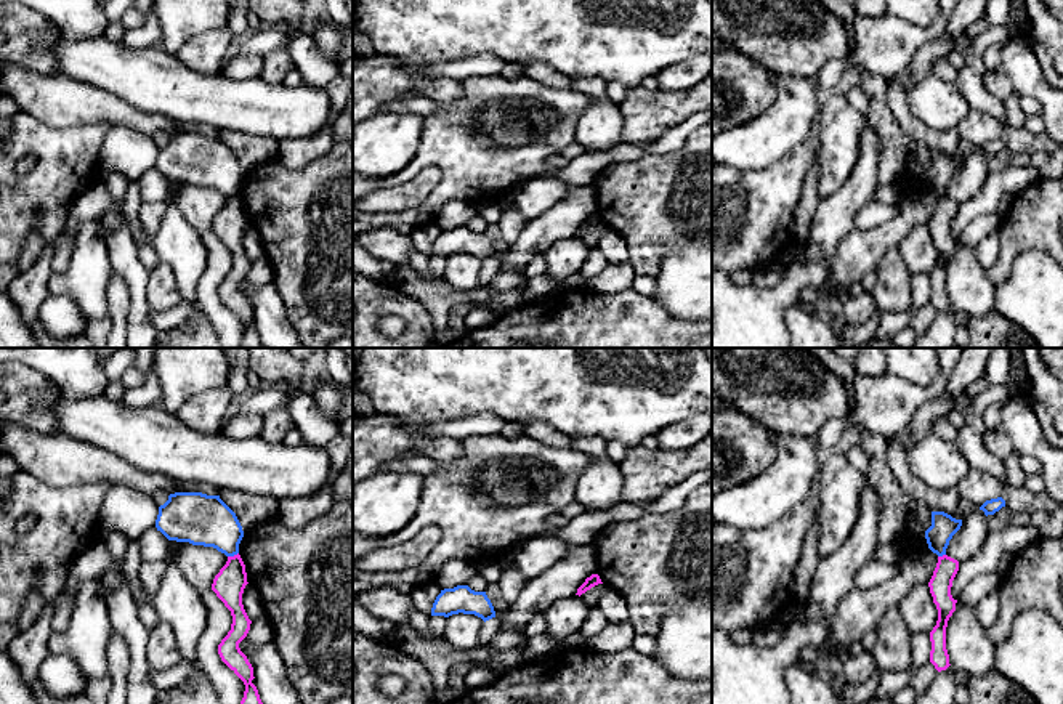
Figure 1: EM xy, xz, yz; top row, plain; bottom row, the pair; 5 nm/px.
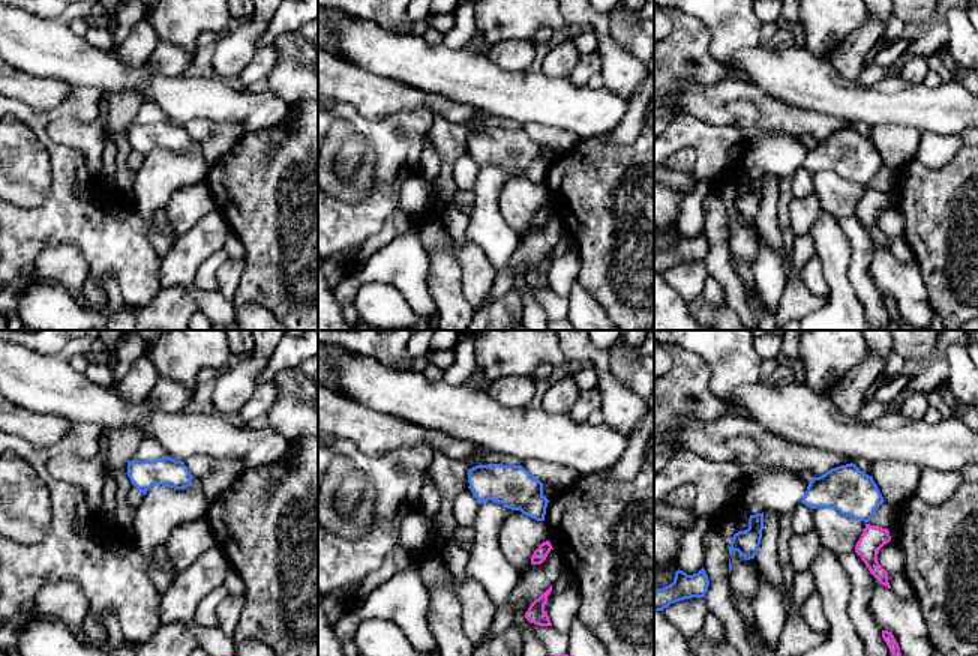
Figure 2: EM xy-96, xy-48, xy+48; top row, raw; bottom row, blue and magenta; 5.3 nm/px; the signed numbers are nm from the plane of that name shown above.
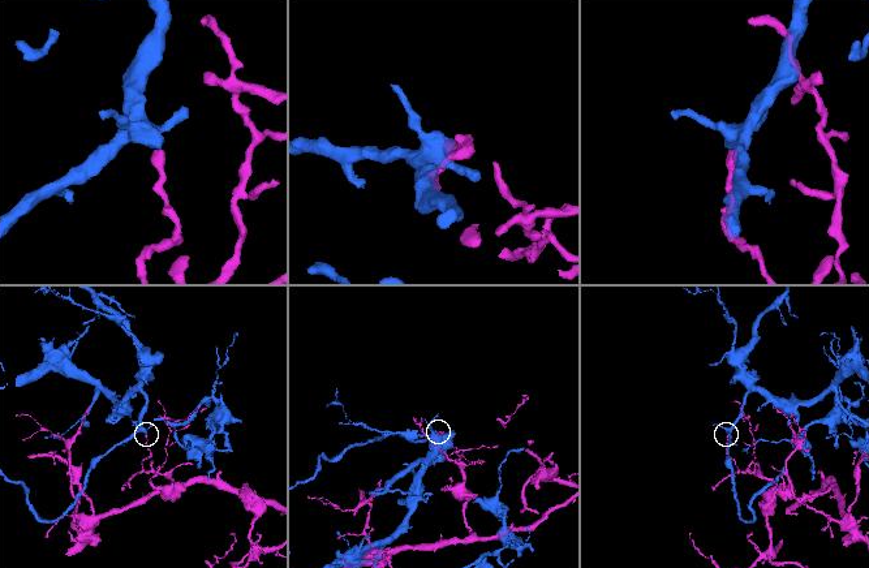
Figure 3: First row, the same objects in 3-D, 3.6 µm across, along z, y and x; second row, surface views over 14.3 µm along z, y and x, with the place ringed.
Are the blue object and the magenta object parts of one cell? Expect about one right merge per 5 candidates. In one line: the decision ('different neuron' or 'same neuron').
different neuron

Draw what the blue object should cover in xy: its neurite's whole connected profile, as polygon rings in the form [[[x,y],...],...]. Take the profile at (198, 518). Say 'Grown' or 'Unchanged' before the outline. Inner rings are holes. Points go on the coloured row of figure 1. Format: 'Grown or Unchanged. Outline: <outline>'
Unchanged. Outline: [[[175,492],[159,507],[156,528],[168,540],[213,547],[226,556],[239,553],[244,537],[236,513],[220,499],[202,492]]]

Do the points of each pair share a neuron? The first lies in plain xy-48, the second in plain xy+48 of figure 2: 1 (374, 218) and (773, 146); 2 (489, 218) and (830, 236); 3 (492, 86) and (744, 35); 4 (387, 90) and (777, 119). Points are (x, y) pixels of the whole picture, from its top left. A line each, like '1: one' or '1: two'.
1: two
2: one
3: two
4: one

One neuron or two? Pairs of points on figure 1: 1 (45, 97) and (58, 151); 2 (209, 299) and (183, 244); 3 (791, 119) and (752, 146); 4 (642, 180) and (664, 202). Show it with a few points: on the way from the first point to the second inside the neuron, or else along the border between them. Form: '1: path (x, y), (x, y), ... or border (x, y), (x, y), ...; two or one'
1: border (21, 109), (52, 127), (90, 124); two
2: border (201, 242), (206, 270), (198, 307), (207, 316); two
3: path (781, 129), (762, 141); one
4: path (646, 185), (659, 198); one

